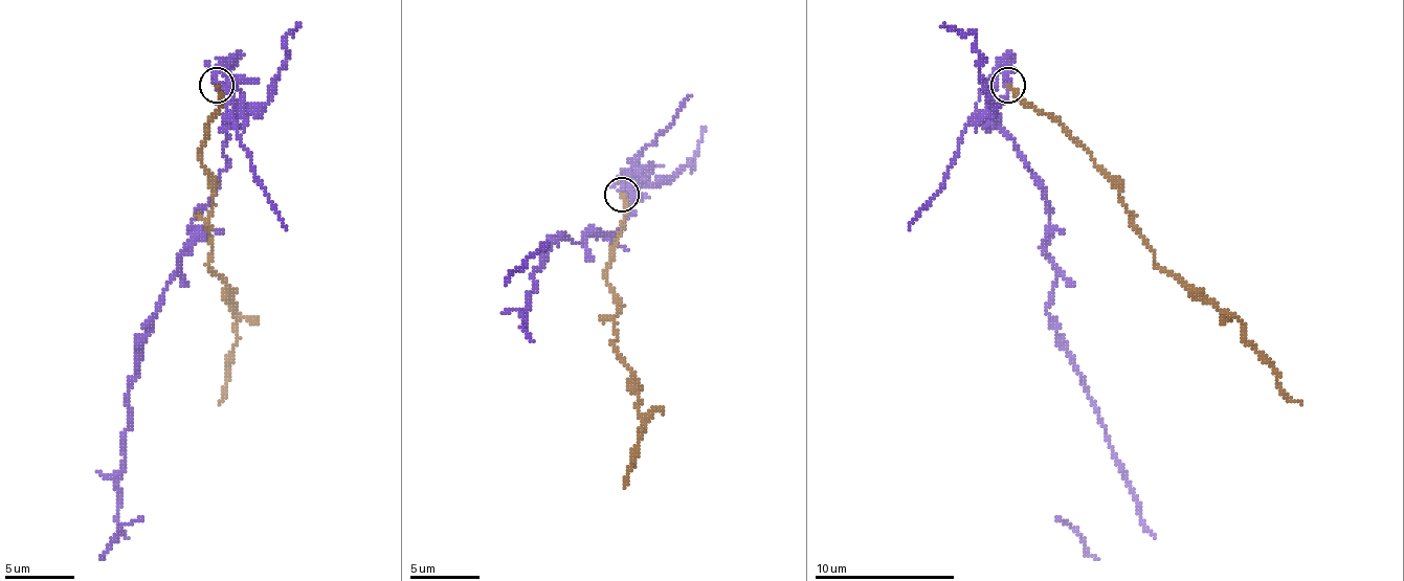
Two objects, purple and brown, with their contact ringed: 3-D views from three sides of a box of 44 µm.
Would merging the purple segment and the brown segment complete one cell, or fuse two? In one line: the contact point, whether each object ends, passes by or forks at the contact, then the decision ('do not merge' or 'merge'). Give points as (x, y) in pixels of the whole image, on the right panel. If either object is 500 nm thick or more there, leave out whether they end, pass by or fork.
place (1008, 85); purple passes by; brown ends; do not merge

